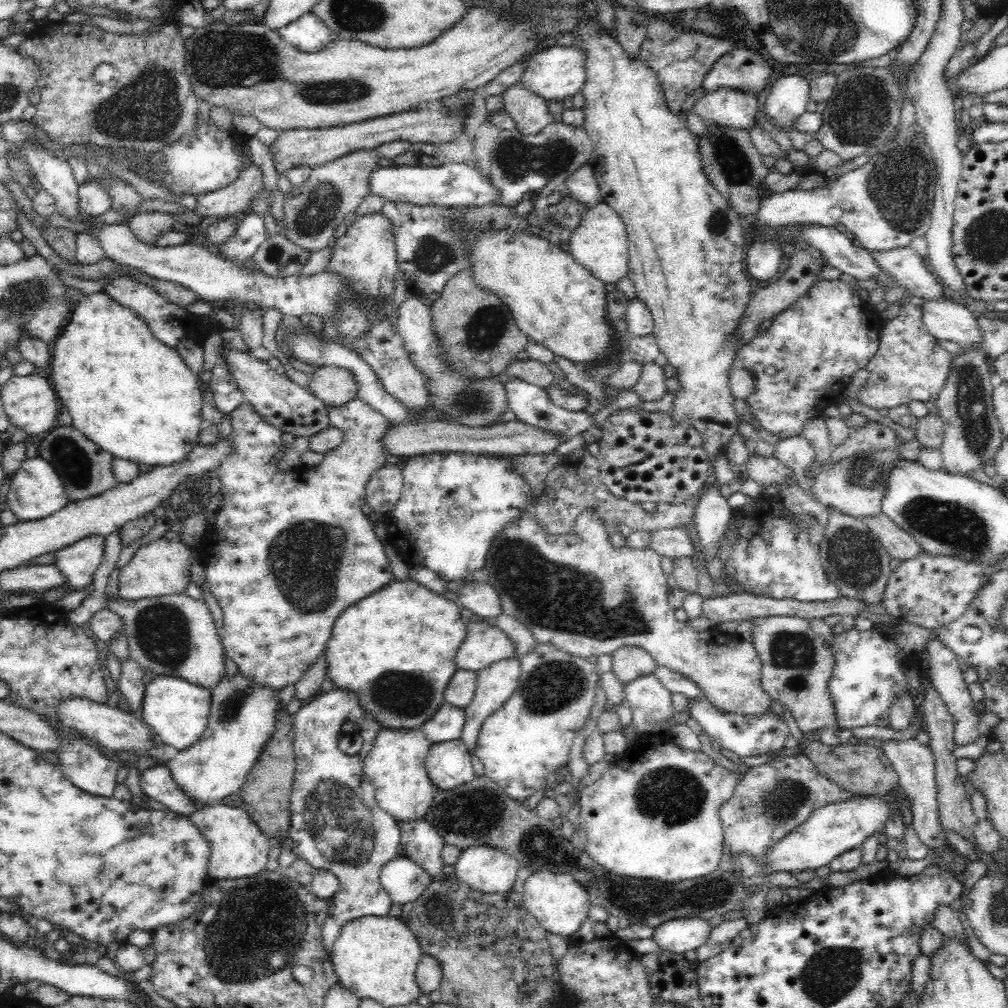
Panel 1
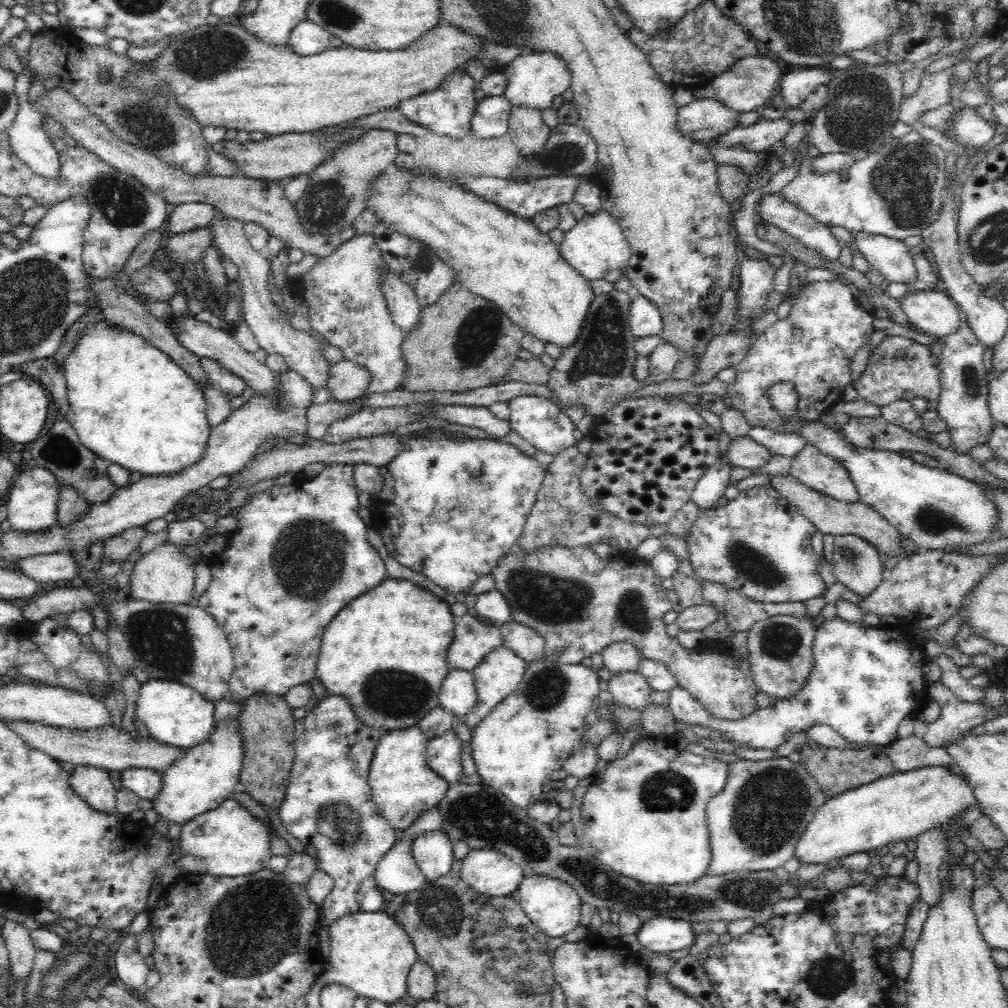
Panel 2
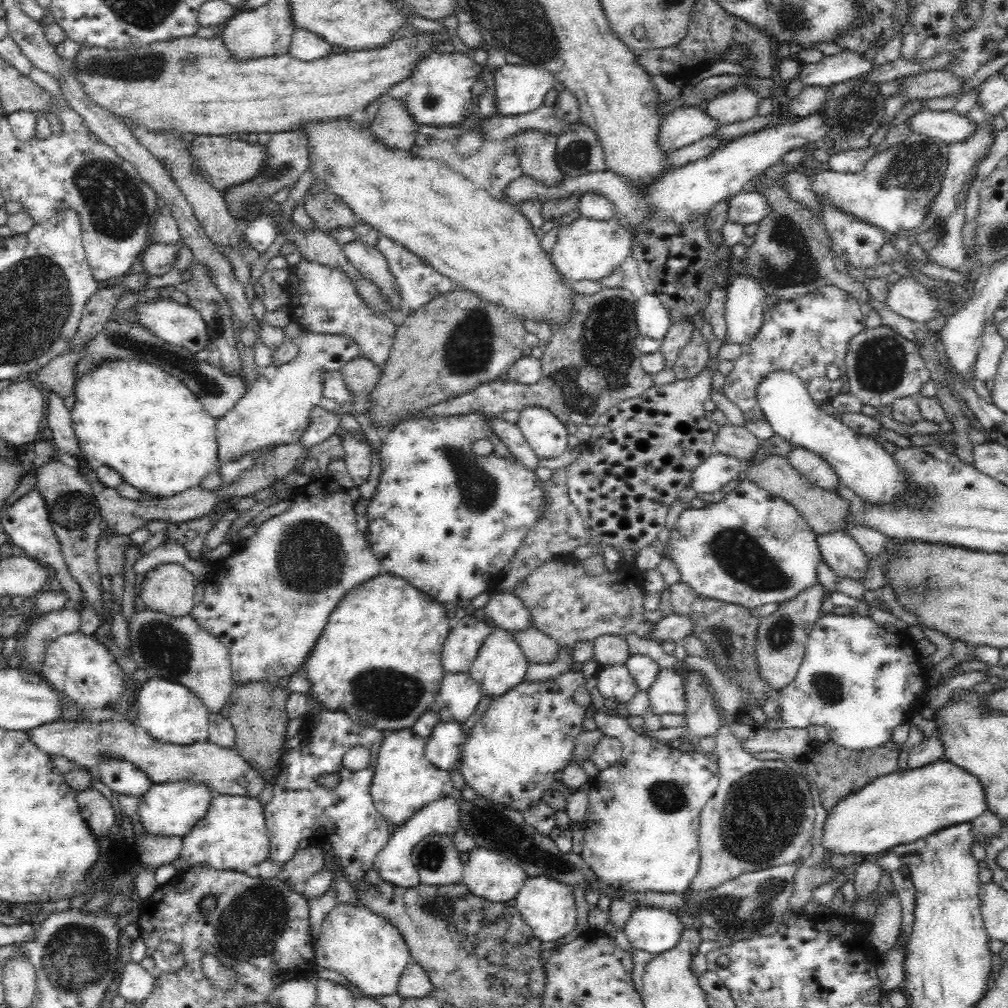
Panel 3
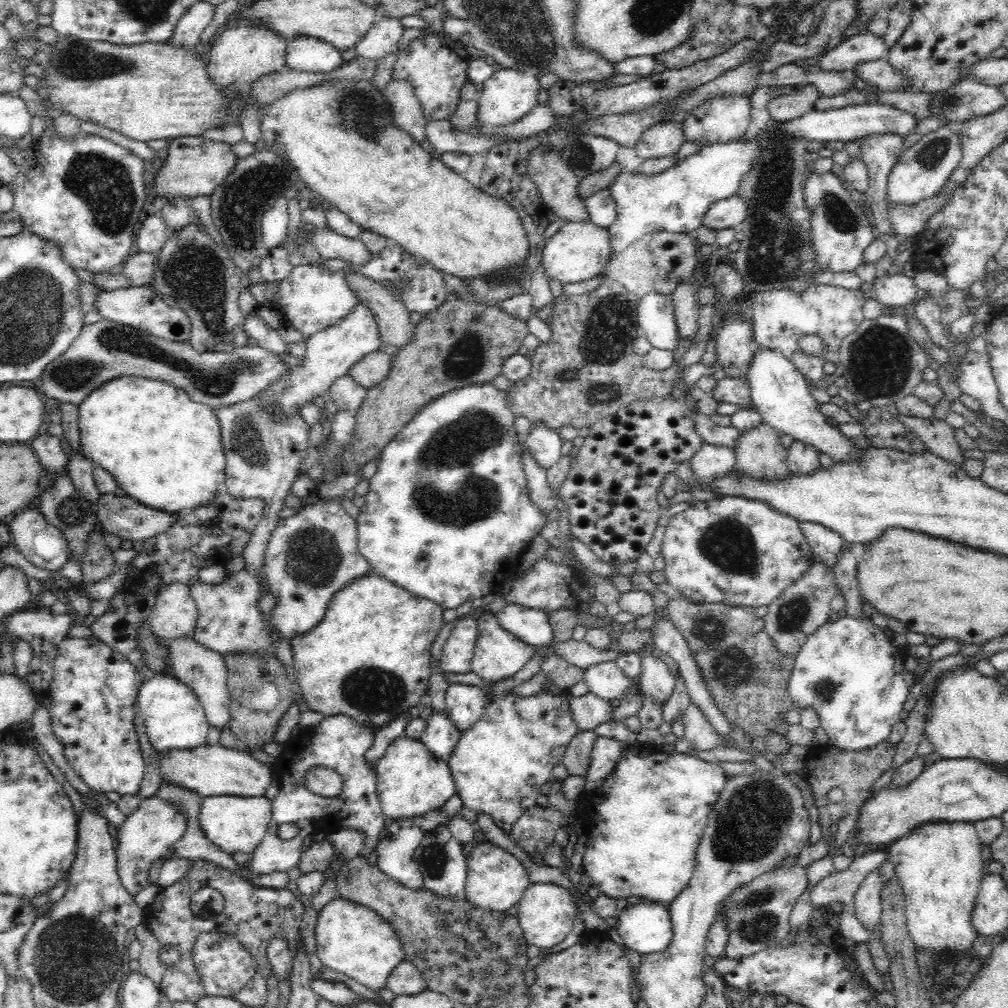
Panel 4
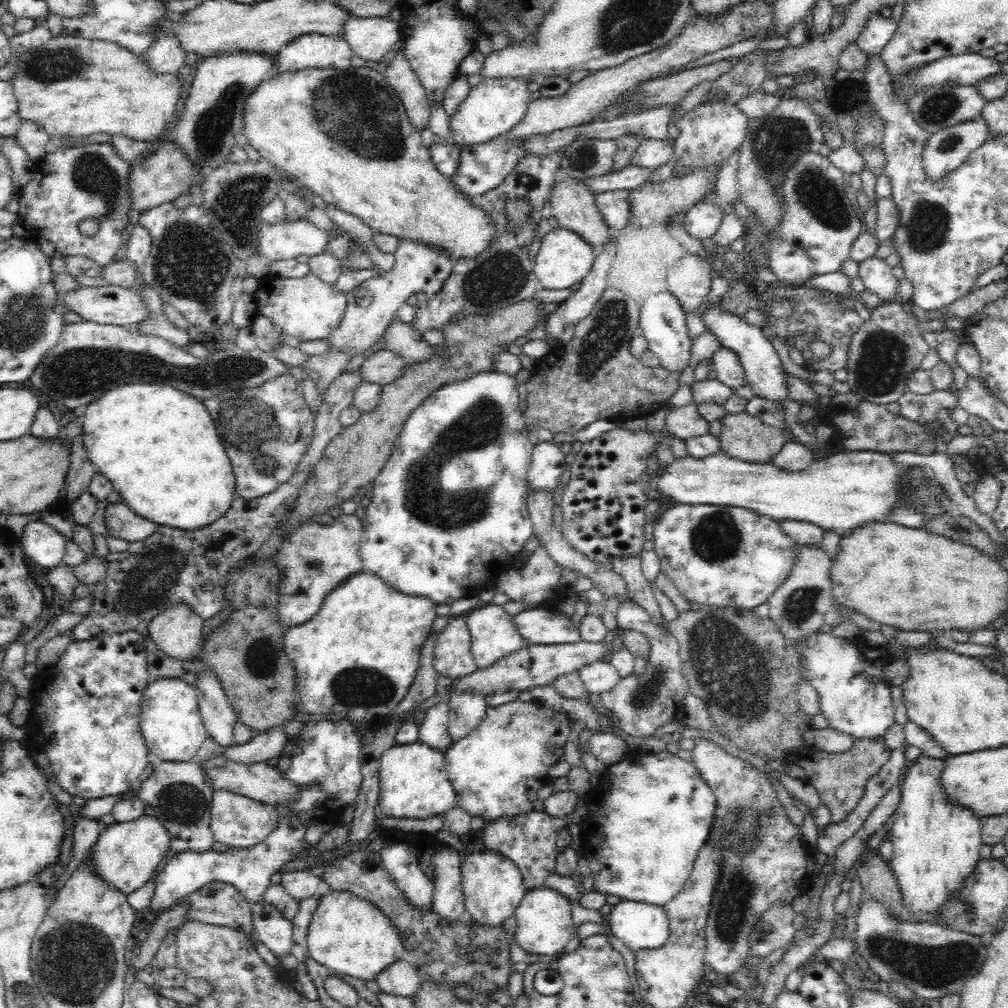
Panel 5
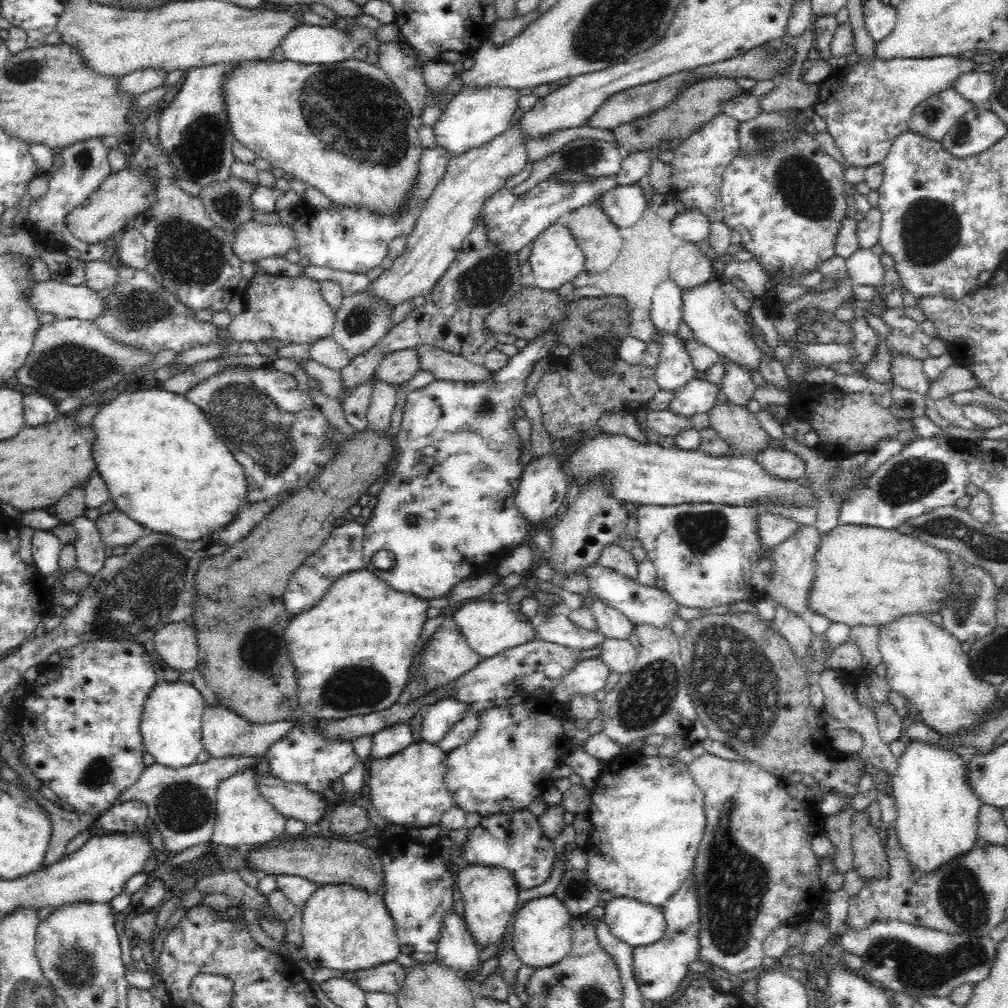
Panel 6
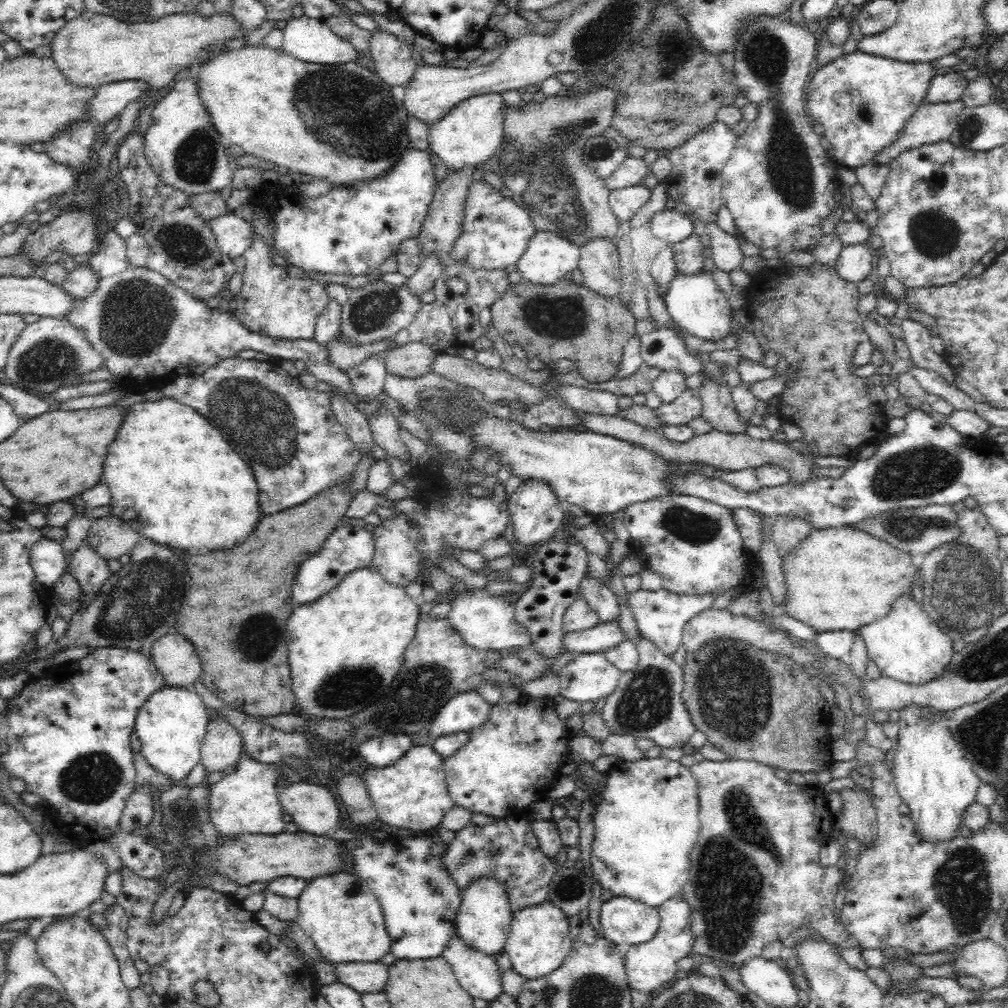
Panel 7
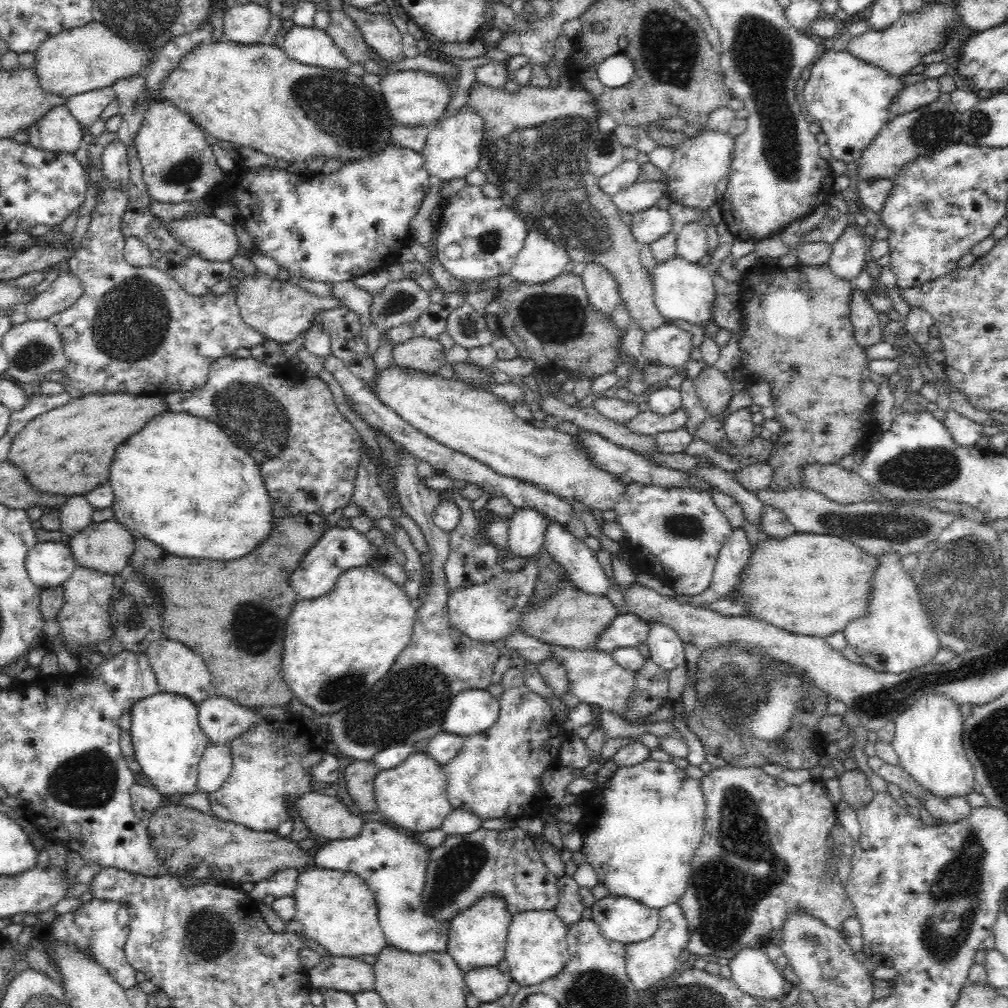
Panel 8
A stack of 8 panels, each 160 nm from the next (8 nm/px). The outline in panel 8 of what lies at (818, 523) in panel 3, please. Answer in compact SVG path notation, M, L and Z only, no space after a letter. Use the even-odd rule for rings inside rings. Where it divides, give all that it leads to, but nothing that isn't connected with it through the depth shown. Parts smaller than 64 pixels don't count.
M706 365L702 368L698 377L693 381L693 385L700 403L710 413L710 417L722 415L735 394L726 374L717 370L714 365Z

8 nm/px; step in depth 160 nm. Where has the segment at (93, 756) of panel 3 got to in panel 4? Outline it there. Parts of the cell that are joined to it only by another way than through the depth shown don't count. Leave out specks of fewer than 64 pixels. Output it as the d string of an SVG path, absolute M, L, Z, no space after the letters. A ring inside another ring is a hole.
M219 744L199 746L187 751L159 753L163 778L191 790L200 797L244 796L264 797L272 777L266 763L256 759L245 749L229 749Z

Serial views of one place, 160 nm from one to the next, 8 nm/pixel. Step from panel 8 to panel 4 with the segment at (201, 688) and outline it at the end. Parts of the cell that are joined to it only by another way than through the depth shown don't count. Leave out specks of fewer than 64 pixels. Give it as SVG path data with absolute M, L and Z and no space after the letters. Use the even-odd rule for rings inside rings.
M172 583L160 591L147 624L157 640L173 641L192 636L197 618L197 604L189 587Z

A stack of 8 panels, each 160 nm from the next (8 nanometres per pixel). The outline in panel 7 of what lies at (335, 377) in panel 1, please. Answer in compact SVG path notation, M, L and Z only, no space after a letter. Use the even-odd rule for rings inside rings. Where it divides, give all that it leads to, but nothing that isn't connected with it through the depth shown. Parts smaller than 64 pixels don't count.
M410 342L385 354L385 370L390 375L418 380L432 372L432 364L439 353L426 343Z

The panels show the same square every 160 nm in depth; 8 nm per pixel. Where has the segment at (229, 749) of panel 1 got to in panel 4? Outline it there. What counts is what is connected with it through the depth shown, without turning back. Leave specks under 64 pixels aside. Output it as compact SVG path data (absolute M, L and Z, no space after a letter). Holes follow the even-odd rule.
M154 796L142 800L137 812L132 813L117 828L117 846L115 848L117 874L123 888L133 897L149 886L149 870L157 860L166 858L171 848L182 838L187 828L187 818L172 805L164 803Z

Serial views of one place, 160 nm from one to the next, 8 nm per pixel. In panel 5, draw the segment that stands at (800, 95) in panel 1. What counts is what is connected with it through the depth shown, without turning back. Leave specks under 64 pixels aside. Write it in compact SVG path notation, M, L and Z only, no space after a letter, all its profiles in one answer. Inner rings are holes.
M880 11L872 12L855 43L865 54L879 54L884 45L894 36L896 29L897 23L892 20L892 17L884 17L880 15Z

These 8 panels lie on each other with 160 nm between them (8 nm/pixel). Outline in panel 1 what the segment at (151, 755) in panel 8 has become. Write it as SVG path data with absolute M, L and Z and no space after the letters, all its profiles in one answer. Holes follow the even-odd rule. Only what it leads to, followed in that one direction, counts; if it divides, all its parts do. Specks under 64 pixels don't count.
M156 676L146 683L138 716L164 745L182 751L200 740L208 726L210 709L210 690L178 677Z

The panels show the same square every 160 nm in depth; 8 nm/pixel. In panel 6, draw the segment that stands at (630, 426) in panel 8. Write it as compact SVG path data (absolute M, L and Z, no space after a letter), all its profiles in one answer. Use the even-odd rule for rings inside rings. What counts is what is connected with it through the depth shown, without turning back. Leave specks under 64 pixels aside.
M694 378L675 392L668 410L686 419L694 414L707 414L717 402L716 393L717 389L714 384Z

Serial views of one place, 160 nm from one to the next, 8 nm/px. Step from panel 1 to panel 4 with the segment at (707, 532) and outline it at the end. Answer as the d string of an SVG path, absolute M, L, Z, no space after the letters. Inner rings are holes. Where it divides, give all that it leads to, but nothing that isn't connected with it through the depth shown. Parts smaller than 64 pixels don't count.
M702 442L694 456L689 458L698 483L710 483L734 470L734 449L721 444Z

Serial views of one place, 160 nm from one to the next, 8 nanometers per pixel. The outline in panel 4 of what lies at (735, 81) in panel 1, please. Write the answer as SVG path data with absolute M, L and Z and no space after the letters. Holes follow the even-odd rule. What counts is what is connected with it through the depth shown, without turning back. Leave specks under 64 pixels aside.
M742 96L718 97L701 104L682 120L682 135L685 142L704 145L728 144L745 136L751 119L751 102Z

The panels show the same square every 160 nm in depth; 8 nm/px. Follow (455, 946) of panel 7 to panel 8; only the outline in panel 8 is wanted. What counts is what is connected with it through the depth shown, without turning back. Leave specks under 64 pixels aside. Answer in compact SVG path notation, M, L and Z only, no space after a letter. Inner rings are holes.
M497 967L472 969L463 975L467 990L482 1003L494 1002L508 992L510 977Z

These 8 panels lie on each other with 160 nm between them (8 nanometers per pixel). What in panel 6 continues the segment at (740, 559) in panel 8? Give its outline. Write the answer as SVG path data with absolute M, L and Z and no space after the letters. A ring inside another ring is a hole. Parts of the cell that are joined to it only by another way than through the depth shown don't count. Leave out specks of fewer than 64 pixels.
M598 563L586 567L584 572L589 582L589 590L604 604L622 612L634 625L652 625L658 629L671 629L673 619L679 615L679 604L663 588L642 585L637 579L628 578Z

